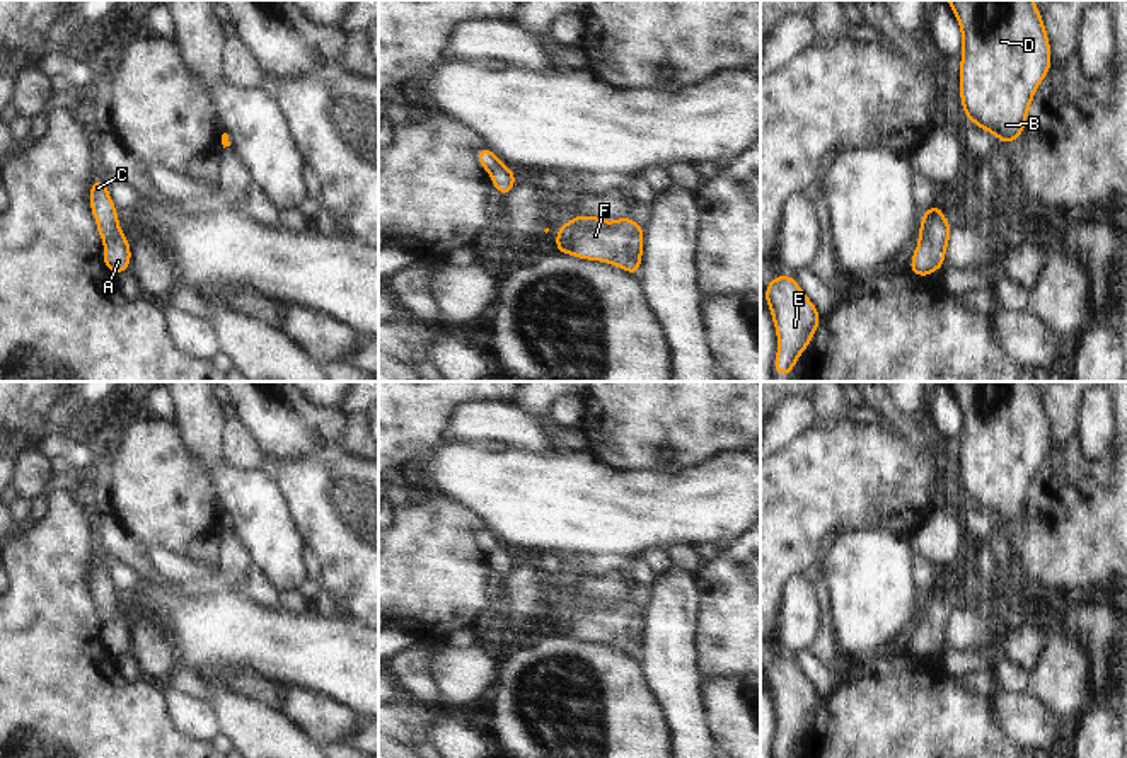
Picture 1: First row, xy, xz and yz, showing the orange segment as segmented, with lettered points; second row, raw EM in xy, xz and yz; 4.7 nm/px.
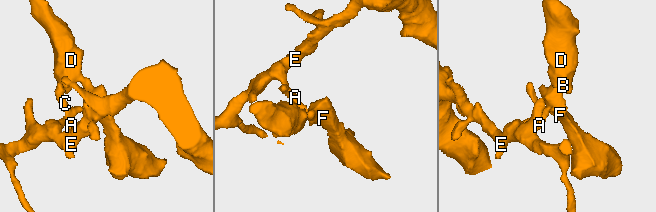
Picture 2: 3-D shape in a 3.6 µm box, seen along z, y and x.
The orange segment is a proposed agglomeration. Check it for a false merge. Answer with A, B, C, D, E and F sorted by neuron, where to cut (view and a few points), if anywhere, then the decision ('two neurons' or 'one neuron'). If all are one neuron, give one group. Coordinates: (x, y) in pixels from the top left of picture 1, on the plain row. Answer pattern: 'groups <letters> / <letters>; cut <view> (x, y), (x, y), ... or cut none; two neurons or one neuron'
groups A B D F / C E; cut xy (118, 607), (116, 614), (104, 624); two neurons

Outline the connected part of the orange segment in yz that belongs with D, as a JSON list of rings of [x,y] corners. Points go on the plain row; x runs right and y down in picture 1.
[[[946,382],[962,409],[960,477],[965,497],[1011,526],[1021,518],[1030,484],[1050,451],[1050,426],[1033,382]]]

